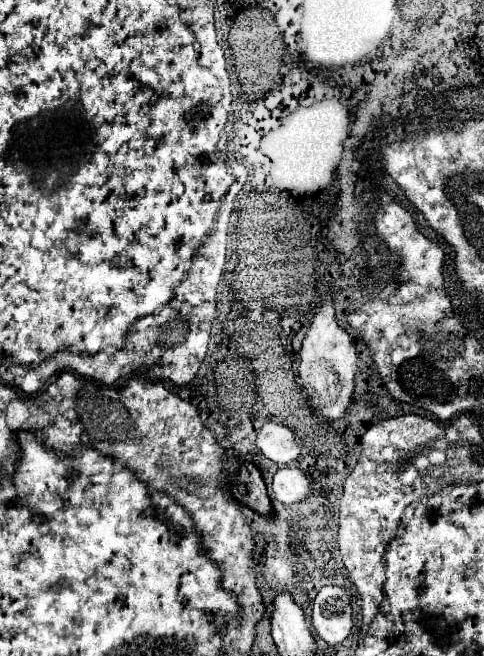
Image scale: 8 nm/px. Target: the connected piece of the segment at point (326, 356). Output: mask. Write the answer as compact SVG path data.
M330 292L324 296L324 304L320 312L312 318L312 324L306 332L306 338L300 348L300 380L310 396L310 404L320 417L333 422L344 416L350 396L354 390L354 374L356 374L356 350L352 336L338 324L334 300Z

